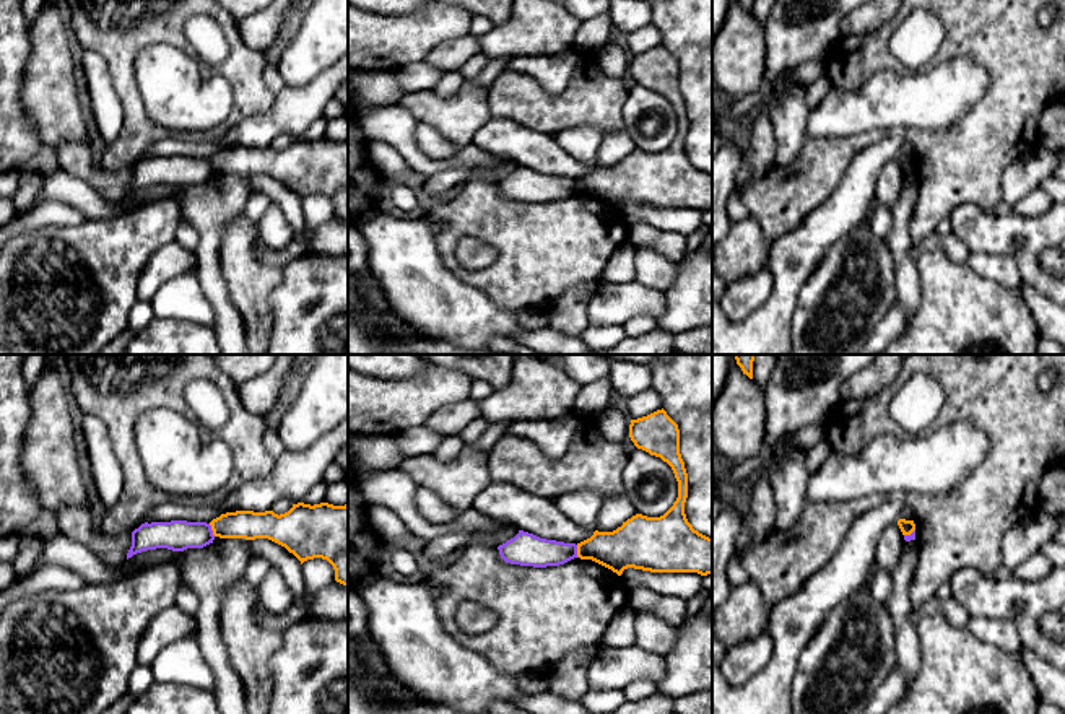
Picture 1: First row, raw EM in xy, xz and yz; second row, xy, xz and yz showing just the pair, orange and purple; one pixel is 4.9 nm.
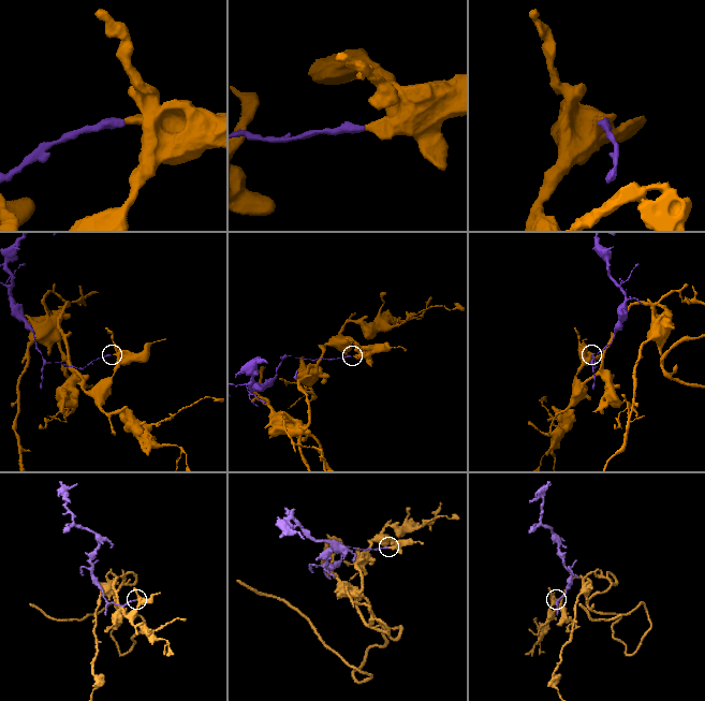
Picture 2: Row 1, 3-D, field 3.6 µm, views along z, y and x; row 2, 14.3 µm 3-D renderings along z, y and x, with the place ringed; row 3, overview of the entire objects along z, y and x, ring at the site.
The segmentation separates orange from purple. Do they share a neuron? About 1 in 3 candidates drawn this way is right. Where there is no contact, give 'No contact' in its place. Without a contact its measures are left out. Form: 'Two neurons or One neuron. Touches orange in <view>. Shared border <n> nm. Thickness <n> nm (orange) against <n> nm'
Two neurons. Touches orange in xy. Shared border 70 nm. Thickness 140 nm (orange) against 160 nm

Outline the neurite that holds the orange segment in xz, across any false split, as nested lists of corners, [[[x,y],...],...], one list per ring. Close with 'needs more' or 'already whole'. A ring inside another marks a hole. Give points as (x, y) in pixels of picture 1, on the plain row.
[[[657,46],[631,55],[629,73],[637,85],[667,98],[678,117],[678,133],[660,153],[636,150],[613,168],[598,168],[577,179],[577,192],[592,195],[618,211],[634,203],[650,208],[712,210],[712,174],[688,158],[688,109],[680,89],[678,60]]]; already whole

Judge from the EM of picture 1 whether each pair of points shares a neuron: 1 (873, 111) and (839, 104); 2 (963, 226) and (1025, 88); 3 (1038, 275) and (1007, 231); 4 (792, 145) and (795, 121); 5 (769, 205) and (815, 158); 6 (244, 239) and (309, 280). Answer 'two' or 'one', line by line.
1: one
2: two
3: one
4: one
5: one
6: two

